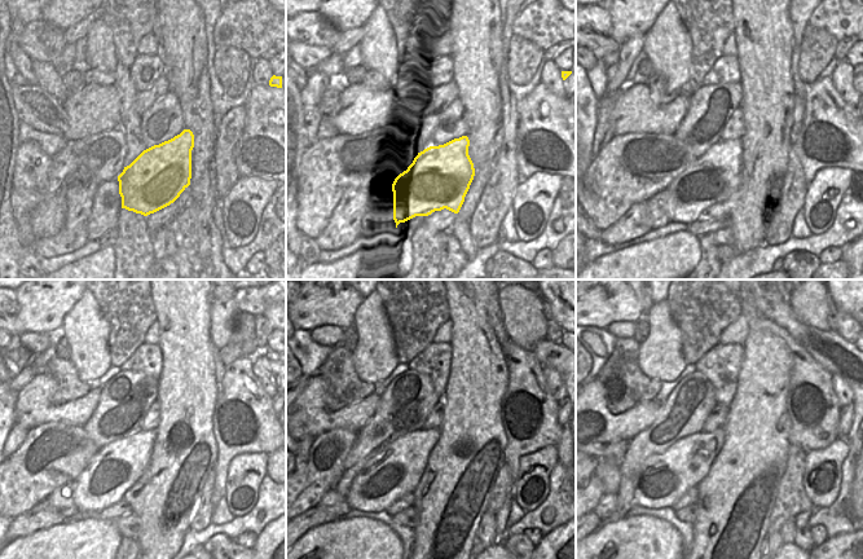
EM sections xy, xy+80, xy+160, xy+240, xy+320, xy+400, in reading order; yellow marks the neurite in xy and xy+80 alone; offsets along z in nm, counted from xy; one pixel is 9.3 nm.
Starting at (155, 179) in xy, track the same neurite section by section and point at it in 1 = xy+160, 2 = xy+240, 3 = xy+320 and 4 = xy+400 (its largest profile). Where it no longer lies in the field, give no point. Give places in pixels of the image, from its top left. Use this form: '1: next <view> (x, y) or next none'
1: next xy+160 (712, 177)
2: next xy+240 (115, 467)
3: next xy+320 (395, 471)
4: next xy+400 (663, 479)

